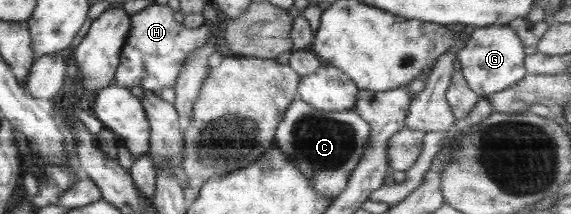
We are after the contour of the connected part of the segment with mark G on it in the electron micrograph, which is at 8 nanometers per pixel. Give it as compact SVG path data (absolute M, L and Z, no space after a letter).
M507 24L477 27L457 54L457 59L462 65L460 73L468 86L479 96L489 96L493 92L504 90L518 83L524 76L527 76L525 70L527 55L524 48L516 32Z

